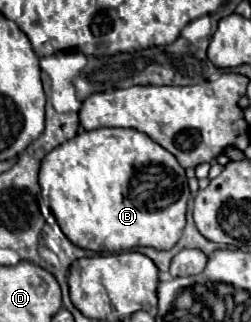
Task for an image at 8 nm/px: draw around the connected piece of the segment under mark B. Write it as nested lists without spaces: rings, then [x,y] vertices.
[[[96,129],[96,131],[80,131],[74,139],[68,139],[66,143],[54,147],[40,165],[40,187],[41,193],[48,193],[50,197],[50,209],[60,225],[60,229],[64,231],[64,235],[82,249],[90,249],[96,253],[118,253],[118,251],[128,251],[134,247],[154,247],[154,249],[172,249],[180,235],[182,229],[186,225],[186,203],[190,199],[190,189],[188,189],[188,177],[184,173],[184,167],[180,167],[180,163],[176,161],[176,157],[162,149],[156,141],[152,141],[150,137],[146,137],[144,133],[136,131],[136,129]]]

